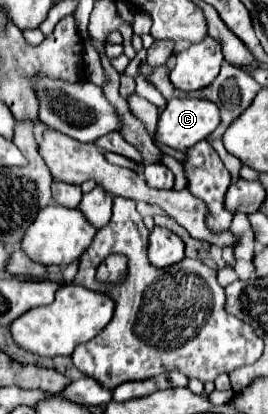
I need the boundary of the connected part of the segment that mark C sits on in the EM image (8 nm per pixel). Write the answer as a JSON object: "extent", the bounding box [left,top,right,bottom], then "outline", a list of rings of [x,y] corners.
{"extent":[157,97,221,151],"outline":[[[183,97],[171,99],[159,115],[157,141],[187,151],[195,143],[209,137],[221,123],[219,107],[207,99]]]}

